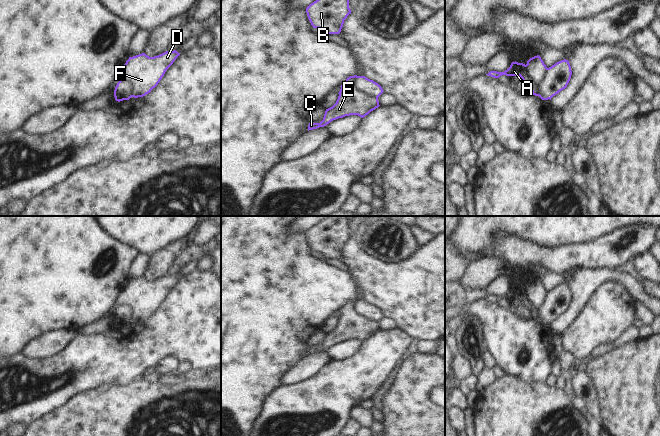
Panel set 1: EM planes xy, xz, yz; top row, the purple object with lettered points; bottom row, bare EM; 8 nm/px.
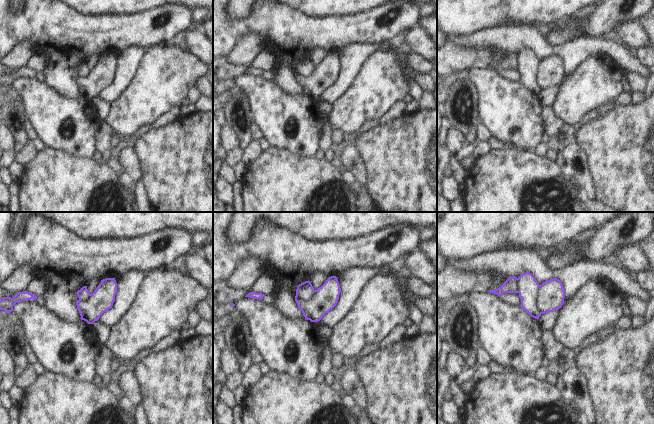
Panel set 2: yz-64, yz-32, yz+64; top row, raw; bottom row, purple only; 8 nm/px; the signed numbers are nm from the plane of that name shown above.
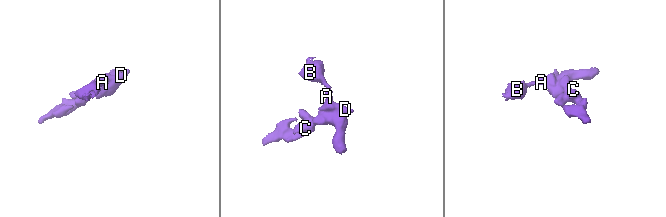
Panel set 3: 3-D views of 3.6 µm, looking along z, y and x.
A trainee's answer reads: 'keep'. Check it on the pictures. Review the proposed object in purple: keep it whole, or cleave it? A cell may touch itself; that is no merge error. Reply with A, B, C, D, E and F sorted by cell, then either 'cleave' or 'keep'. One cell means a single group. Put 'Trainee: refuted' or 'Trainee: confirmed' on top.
Trainee: refuted
A B C E / D F; cleave

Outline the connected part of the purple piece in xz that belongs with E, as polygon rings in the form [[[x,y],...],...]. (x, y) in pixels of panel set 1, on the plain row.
[[[350,300],[346,303],[340,310],[341,313],[336,327],[326,333],[320,347],[309,347],[308,355],[324,351],[331,345],[345,340],[358,339],[363,342],[380,330],[378,322],[361,316],[354,311],[353,304],[356,300]]]

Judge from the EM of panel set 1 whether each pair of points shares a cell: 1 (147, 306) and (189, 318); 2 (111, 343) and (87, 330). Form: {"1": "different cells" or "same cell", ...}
{"1": "different cells", "2": "different cells"}

